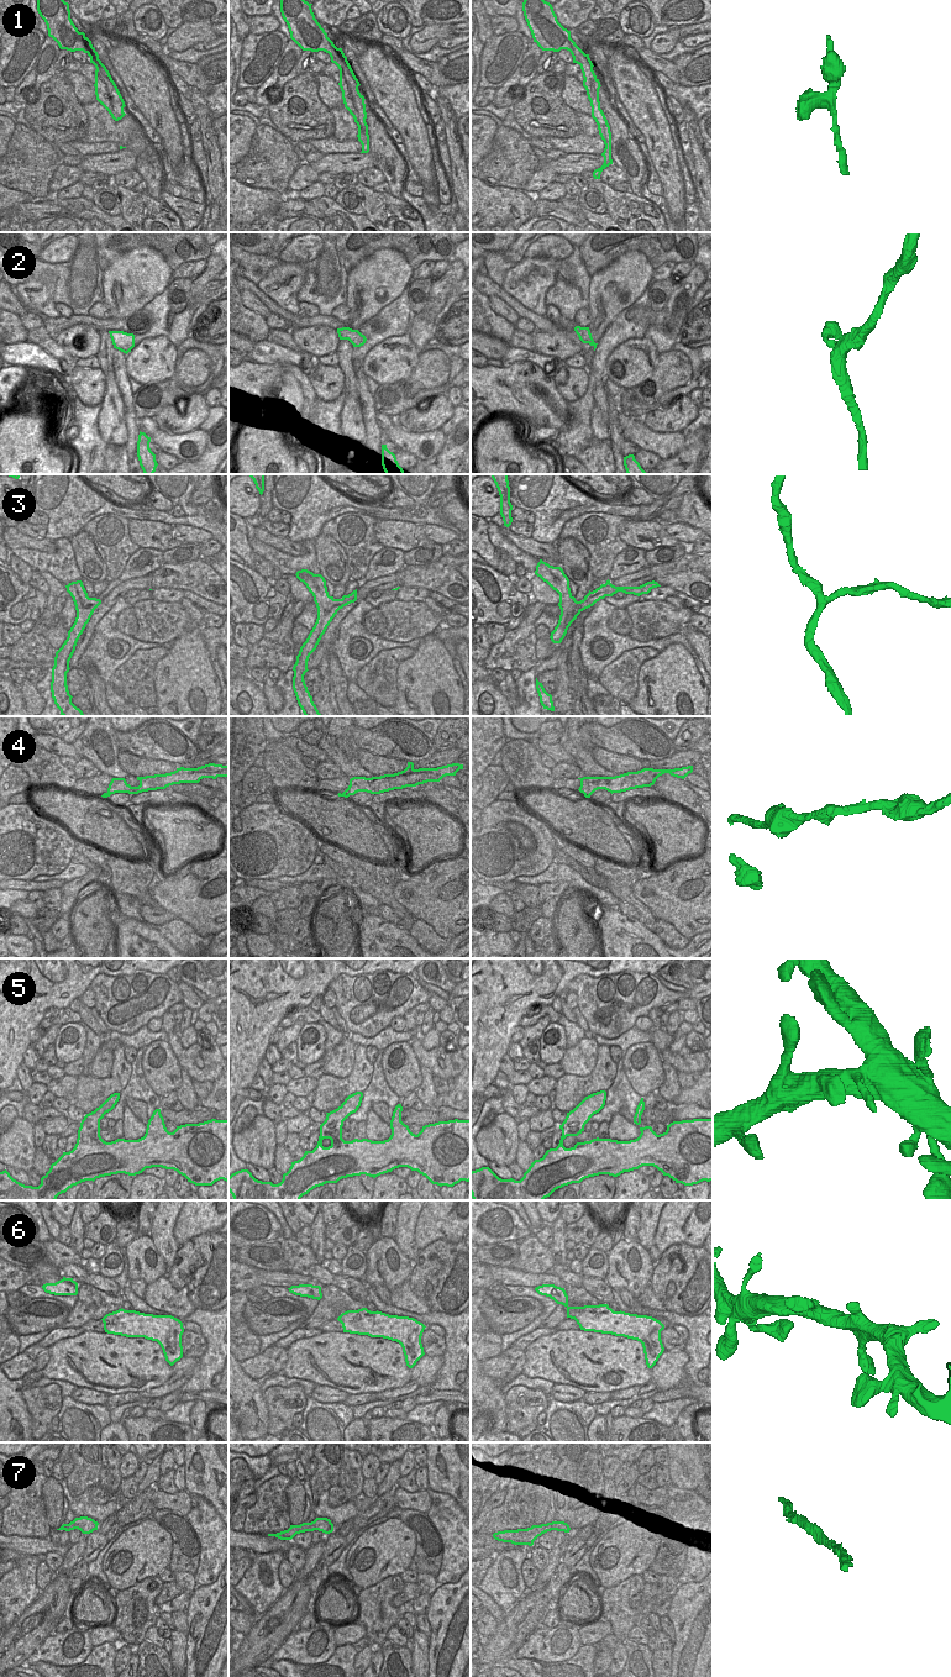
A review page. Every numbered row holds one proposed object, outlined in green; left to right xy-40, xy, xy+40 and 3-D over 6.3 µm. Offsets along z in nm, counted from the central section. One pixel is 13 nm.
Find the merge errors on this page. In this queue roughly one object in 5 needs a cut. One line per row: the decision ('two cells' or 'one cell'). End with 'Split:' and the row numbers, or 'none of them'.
1: one cell
2: one cell
3: one cell
4: one cell
5: one cell
6: one cell
7: one cell
Split: none of them

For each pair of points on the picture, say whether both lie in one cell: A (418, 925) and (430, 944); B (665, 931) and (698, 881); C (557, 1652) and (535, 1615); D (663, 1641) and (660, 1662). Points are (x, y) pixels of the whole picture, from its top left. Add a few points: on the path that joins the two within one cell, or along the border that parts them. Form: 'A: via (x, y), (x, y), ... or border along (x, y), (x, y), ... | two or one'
A: via (420, 930), (427, 939) | one
B: border along (657, 919), (670, 923), (688, 940) | two
C: border along (540, 1625), (520, 1647) | two
D: via (663, 1646), (661, 1657) | one

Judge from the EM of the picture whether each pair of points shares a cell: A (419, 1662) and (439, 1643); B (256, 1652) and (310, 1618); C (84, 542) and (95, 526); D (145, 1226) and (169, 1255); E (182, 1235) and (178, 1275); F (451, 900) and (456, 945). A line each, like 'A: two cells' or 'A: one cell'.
A: two cells
B: two cells
C: two cells
D: two cells
E: two cells
F: two cells

